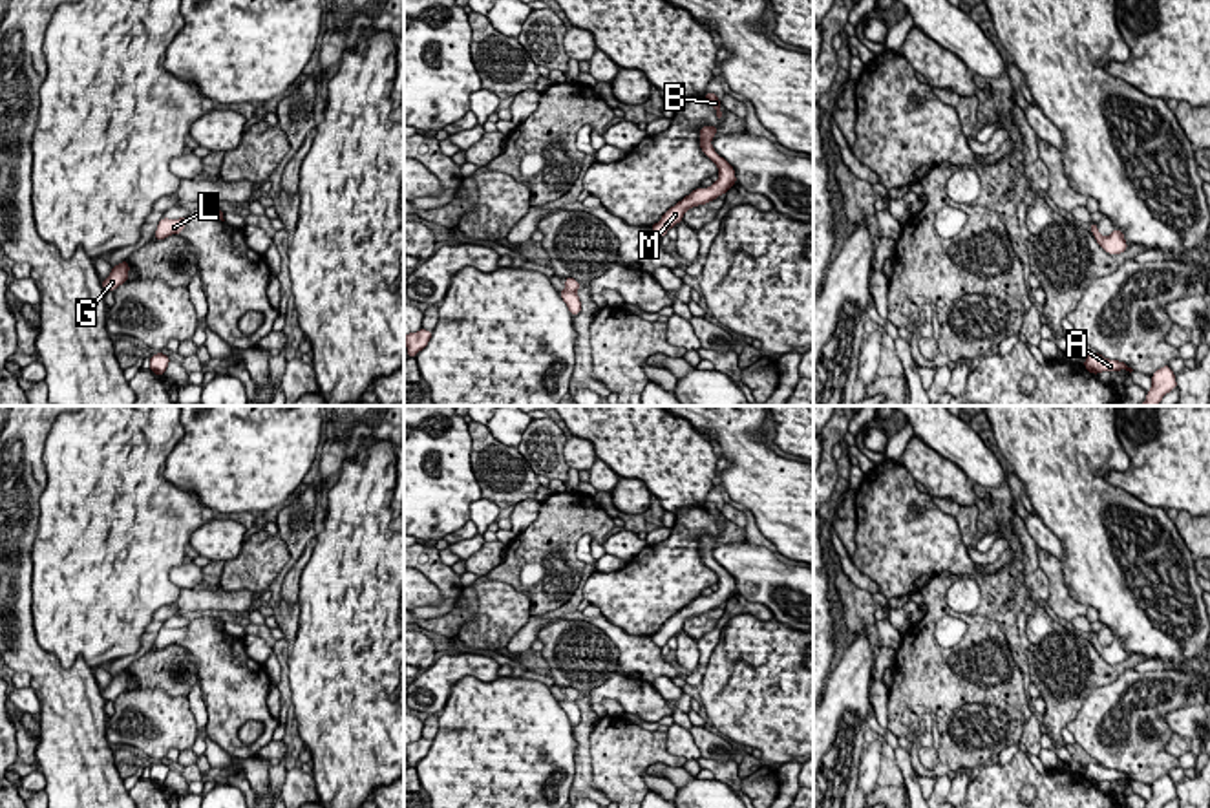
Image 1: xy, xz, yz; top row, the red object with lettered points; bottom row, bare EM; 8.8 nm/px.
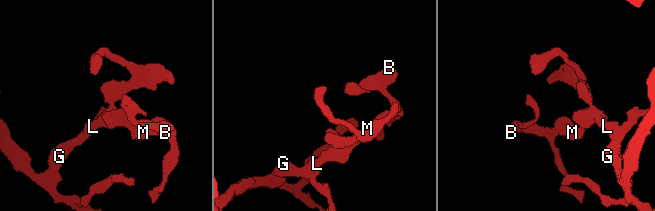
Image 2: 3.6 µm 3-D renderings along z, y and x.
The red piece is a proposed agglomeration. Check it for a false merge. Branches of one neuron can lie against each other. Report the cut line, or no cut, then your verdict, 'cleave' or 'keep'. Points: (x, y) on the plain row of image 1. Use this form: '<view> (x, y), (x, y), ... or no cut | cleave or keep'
no cut | keep

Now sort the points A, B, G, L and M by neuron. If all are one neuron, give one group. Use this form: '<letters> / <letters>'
A B G L M

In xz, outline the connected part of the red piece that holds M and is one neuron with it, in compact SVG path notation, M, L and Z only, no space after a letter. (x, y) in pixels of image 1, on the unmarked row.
M702 536L700 537L700 558L702 561L718 576L718 589L707 598L696 598L674 616L671 616L658 633L651 636L653 643L658 647L667 645L667 640L684 629L684 623L698 614L706 614L718 605L726 603L735 592L733 576L720 567L711 556L713 547L716 545L716 536Z

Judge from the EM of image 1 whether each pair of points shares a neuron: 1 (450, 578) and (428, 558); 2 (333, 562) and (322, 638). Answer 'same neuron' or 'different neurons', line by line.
1: same neuron
2: same neuron

